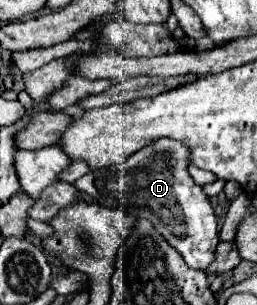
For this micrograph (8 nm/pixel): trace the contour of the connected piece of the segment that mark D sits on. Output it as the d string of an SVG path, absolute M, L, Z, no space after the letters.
M160 138L148 144L148 148L134 152L122 164L92 170L90 174L78 178L74 186L90 194L100 204L114 206L138 220L150 220L164 240L180 252L190 268L204 270L214 260L218 224L210 198L204 194L202 186L192 180L188 166L188 148L184 148L180 140Z

